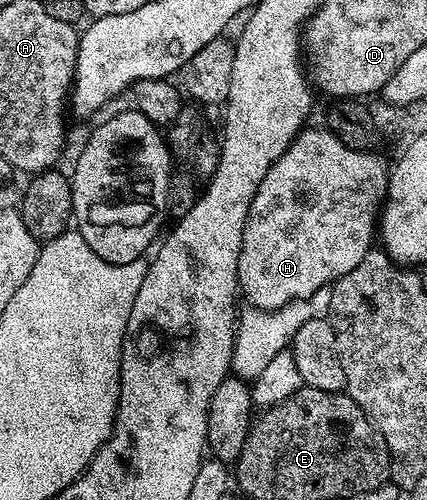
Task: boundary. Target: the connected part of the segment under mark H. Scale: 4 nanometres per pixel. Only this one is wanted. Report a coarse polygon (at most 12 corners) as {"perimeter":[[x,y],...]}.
{"perimeter":[[304,129],[265,173],[239,258],[260,311],[373,249],[389,163]]}

